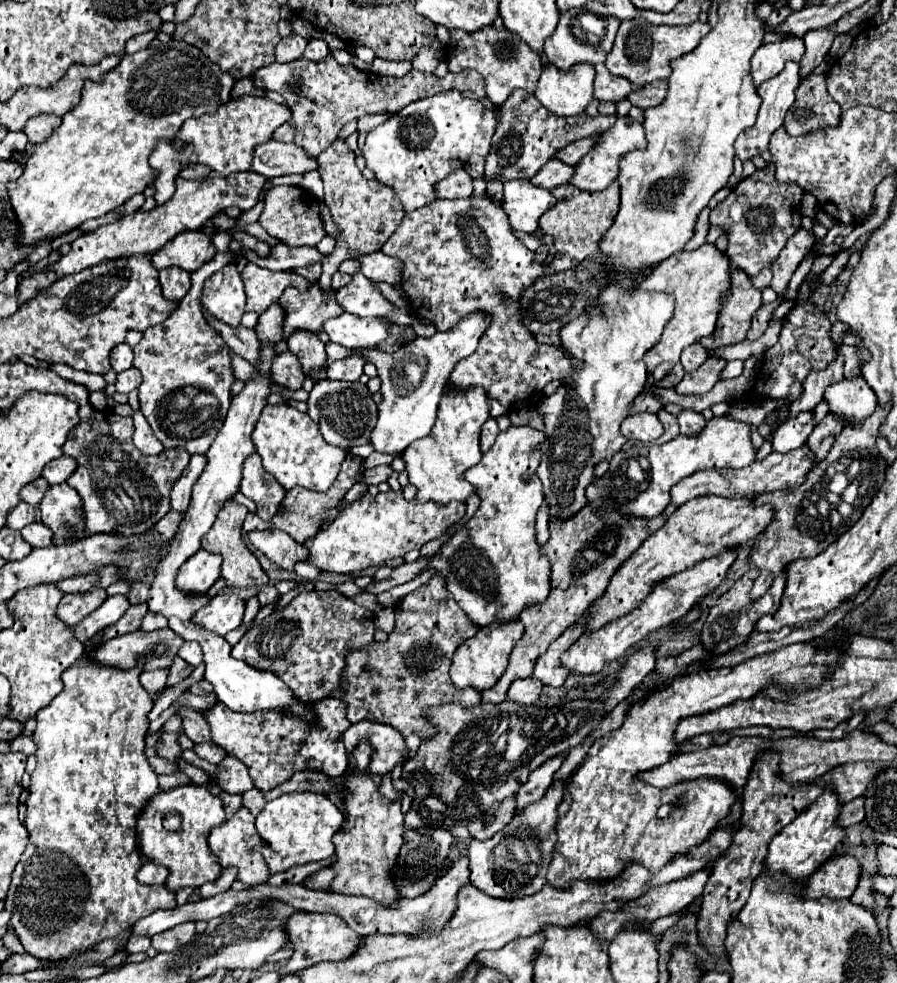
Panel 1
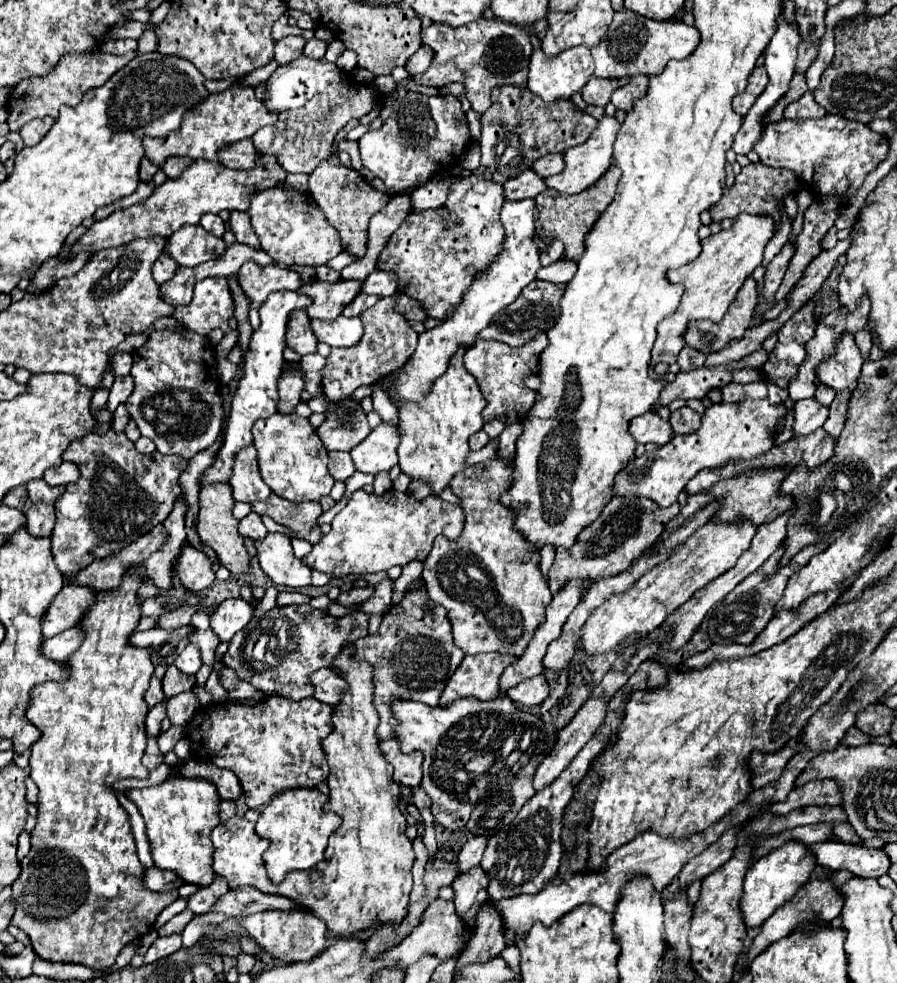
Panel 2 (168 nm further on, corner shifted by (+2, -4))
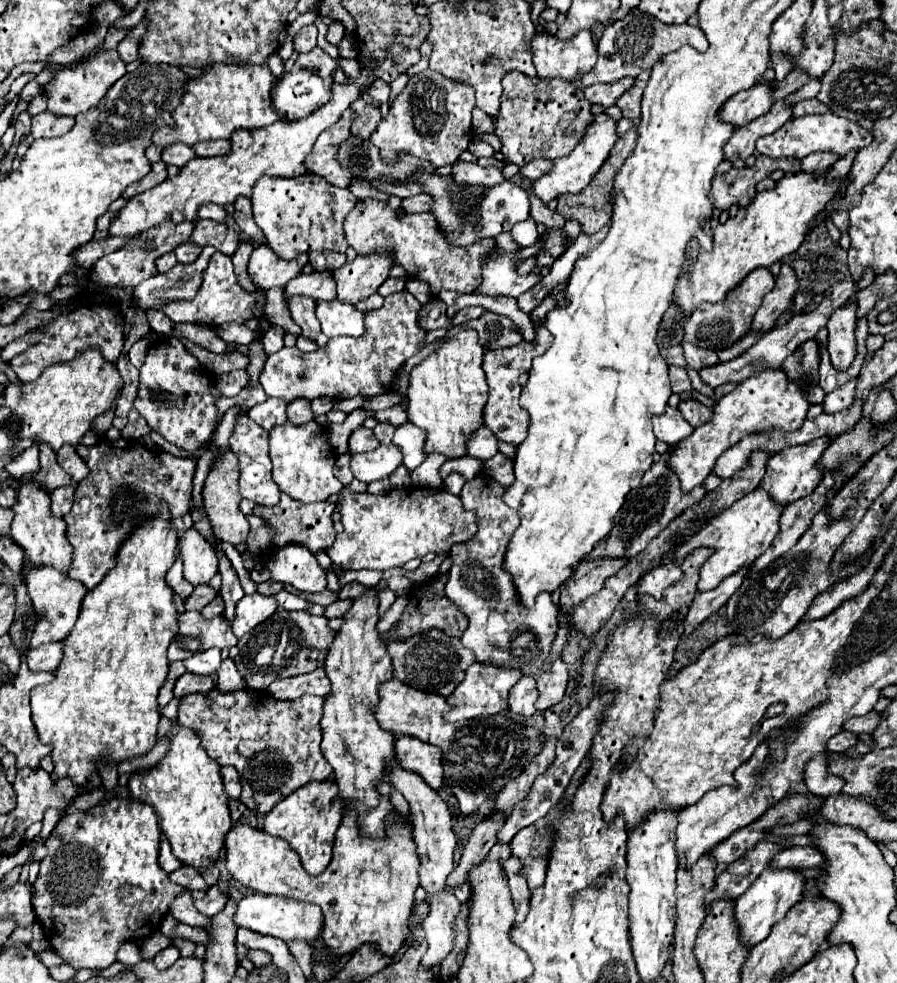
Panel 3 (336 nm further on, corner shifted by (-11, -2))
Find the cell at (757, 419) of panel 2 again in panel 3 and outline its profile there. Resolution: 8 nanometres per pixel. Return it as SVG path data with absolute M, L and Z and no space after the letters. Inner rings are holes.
M765 370L739 382L737 388L723 398L717 400L713 406L713 418L699 426L689 438L681 440L673 454L669 456L671 468L677 472L681 480L681 490L691 492L695 486L703 484L709 472L713 470L715 460L733 444L737 444L743 436L757 432L757 430L781 430L781 432L795 432L807 418L809 402L805 398L809 382L803 378L789 380L787 374L779 370Z

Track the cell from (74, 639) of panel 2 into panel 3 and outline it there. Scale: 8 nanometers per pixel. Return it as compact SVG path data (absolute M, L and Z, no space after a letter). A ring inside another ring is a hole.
M51 642L51 644L43 644L39 648L29 648L27 650L27 666L33 672L53 672L63 656L63 642Z

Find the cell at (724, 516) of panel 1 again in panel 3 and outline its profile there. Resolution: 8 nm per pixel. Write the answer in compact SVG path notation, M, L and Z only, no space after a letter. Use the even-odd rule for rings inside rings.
M813 440L813 444L801 444L801 448L785 448L785 452L773 454L769 458L767 472L761 480L761 488L765 488L771 494L771 498L781 504L781 508L791 504L793 500L809 496L823 478L823 472L817 468L817 462L821 460L829 444L831 440Z

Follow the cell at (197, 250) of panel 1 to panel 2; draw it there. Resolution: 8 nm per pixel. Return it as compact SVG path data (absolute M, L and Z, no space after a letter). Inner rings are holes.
M182 226L182 230L172 234L164 246L164 254L186 268L214 260L224 254L224 250L224 240L208 234L202 226Z

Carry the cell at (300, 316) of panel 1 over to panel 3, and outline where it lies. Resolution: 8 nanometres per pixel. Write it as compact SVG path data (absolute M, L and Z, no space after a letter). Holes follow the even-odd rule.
M375 252L369 256L359 254L353 262L345 262L341 268L333 270L337 298L353 304L369 298L389 278L391 266L393 256L385 256L385 252Z

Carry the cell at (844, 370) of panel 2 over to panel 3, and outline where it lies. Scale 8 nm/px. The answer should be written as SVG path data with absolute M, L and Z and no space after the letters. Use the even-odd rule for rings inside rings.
M849 300L833 316L827 320L827 330L829 330L829 354L831 354L831 364L837 370L847 370L855 358L855 300Z

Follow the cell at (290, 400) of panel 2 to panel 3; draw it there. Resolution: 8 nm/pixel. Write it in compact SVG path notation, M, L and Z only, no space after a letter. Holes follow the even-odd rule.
M295 400L293 404L287 406L287 420L293 424L307 424L309 420L313 420L313 412L311 412L311 404L309 400Z

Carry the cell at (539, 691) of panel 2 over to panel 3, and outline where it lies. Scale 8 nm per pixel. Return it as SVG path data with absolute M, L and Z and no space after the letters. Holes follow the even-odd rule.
M481 474L465 482L459 496L467 510L477 512L479 532L469 542L451 548L453 566L449 570L445 592L469 618L469 628L461 636L463 646L475 652L479 664L519 664L523 674L537 676L539 700L535 706L537 710L547 710L561 702L567 688L567 668L563 660L555 660L543 670L543 664L547 664L549 658L549 648L557 636L559 610L551 596L537 596L531 610L517 604L517 590L513 588L511 576L503 570L503 558L513 532L519 528L519 516L503 502L503 492L505 486L495 480L481 482ZM491 616L499 618L499 630L489 630Z

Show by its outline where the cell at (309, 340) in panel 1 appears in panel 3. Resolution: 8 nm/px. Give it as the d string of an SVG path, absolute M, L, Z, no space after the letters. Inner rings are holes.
M293 296L293 300L289 300L289 310L291 310L291 318L295 320L295 324L301 326L303 336L313 340L321 332L319 320L315 316L315 300L313 298Z

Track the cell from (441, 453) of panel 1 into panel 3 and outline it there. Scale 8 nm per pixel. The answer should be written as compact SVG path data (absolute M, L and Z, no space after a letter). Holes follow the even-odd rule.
M461 328L453 338L445 338L431 356L427 356L421 364L417 364L411 370L409 390L407 390L407 398L409 398L407 412L409 412L409 420L427 432L427 442L425 442L427 454L439 452L447 458L465 456L465 442L469 440L471 432L481 426L483 406L487 400L487 380L485 380L485 372L481 370L483 352L485 350L477 342L477 332L473 332L471 328L467 328L467 330Z

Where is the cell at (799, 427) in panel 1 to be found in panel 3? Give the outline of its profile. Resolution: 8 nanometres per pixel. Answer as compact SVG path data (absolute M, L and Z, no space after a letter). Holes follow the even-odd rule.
M857 378L849 380L849 382L845 382L843 386L839 386L837 390L829 392L829 394L825 396L825 402L823 402L825 412L831 414L831 412L839 412L839 410L849 408L849 404L851 404L853 398L855 398L855 386L857 386Z

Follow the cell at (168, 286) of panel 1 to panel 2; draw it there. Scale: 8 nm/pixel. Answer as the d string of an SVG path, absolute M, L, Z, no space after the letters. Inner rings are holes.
M160 256L156 260L156 266L152 268L152 274L154 274L154 280L158 284L164 284L164 282L168 282L168 278L172 278L172 274L176 274L176 270L178 270L178 266L176 266L176 262L172 258Z

